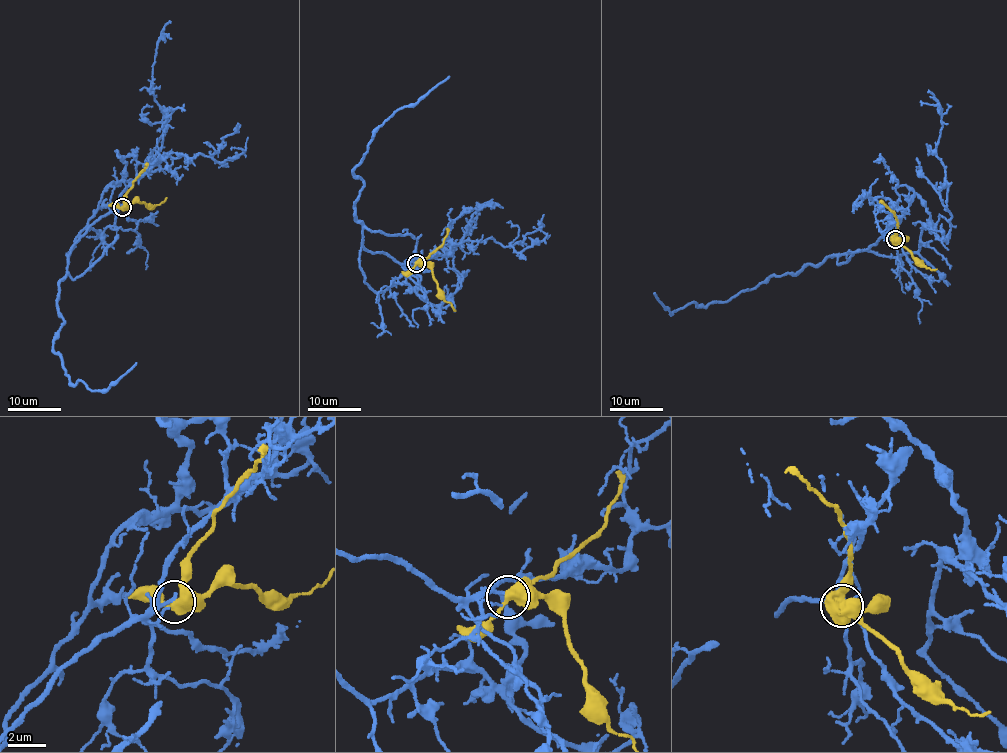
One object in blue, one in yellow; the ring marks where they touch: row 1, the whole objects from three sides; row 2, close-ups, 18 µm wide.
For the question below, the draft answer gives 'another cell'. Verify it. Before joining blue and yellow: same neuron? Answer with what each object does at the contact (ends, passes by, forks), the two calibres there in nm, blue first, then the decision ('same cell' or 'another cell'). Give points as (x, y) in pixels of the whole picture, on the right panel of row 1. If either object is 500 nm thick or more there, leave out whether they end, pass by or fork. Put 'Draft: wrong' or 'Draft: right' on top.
Draft: right
200/500 nm | another cell

